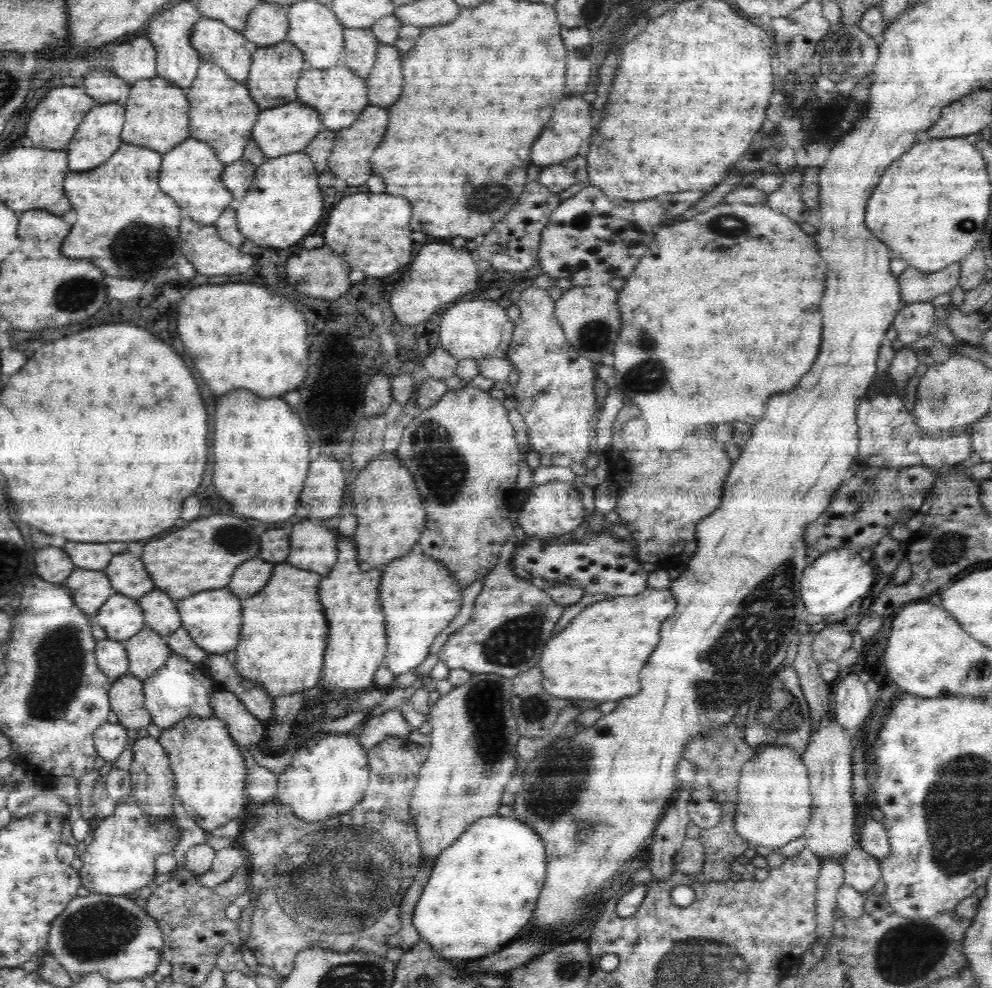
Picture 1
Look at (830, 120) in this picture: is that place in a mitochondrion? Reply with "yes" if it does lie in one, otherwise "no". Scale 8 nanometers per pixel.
yes

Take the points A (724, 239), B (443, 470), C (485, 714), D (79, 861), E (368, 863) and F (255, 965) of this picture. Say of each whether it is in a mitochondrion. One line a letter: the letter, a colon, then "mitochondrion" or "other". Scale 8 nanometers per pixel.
A: mitochondrion
B: mitochondrion
C: mitochondrion
D: other
E: mitochondrion
F: other

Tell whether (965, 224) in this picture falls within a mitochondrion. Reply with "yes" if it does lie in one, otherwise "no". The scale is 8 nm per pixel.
yes

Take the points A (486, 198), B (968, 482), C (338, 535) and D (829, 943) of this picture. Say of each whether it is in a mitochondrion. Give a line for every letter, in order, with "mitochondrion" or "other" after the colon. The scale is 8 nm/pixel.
A: mitochondrion
B: other
C: other
D: other

